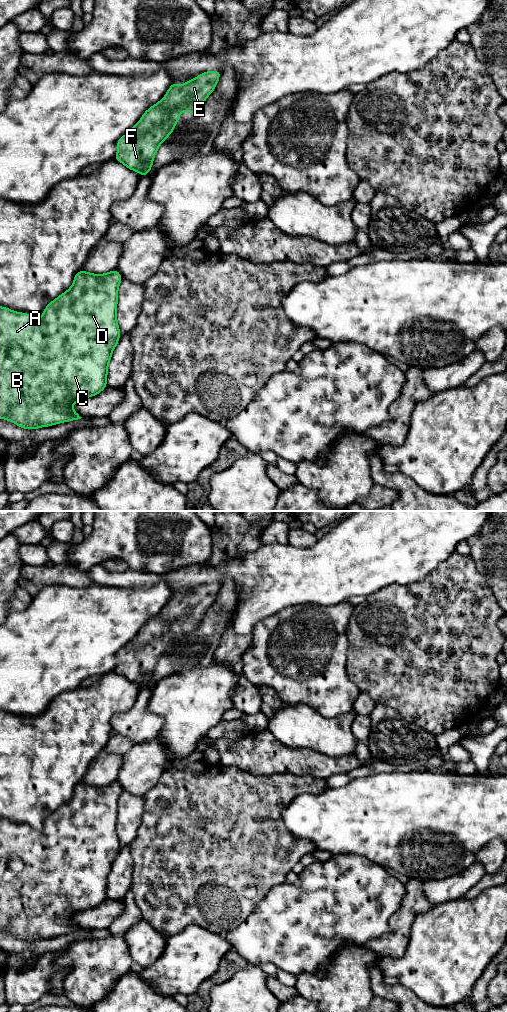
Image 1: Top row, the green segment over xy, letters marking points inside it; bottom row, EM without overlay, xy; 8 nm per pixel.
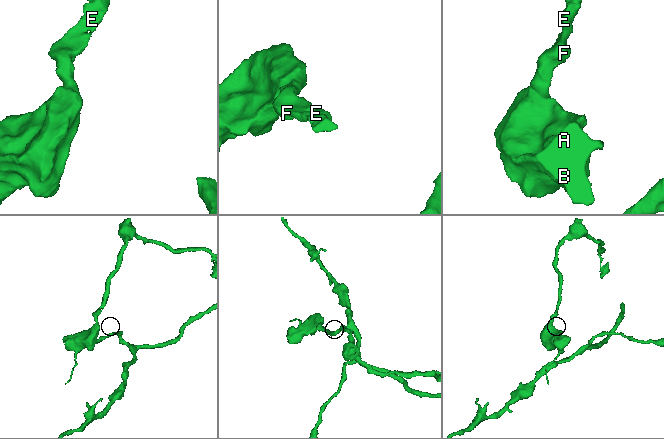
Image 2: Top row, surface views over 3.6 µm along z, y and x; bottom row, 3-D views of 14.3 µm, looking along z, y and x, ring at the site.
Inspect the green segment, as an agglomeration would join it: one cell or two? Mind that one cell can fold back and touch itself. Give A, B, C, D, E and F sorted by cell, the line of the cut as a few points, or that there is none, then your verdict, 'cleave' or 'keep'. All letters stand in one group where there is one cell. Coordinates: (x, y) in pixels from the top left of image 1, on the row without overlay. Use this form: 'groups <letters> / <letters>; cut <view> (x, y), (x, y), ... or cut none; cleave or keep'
groups A B C D E F; cut none; keep

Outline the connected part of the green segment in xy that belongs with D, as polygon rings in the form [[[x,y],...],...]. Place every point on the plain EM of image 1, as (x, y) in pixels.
[[[81,781],[75,786],[72,798],[44,820],[41,830],[0,818],[0,931],[6,931],[22,941],[31,942],[82,930],[73,922],[72,917],[99,906],[107,898],[108,877],[121,848],[117,834],[117,815],[118,801],[122,791],[123,789],[116,781],[105,786],[92,786]]]

